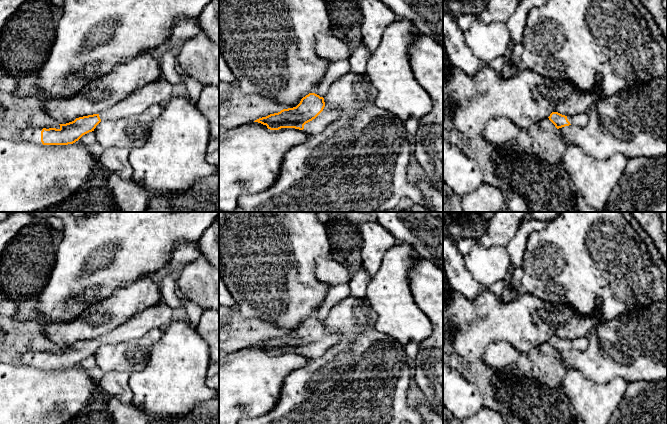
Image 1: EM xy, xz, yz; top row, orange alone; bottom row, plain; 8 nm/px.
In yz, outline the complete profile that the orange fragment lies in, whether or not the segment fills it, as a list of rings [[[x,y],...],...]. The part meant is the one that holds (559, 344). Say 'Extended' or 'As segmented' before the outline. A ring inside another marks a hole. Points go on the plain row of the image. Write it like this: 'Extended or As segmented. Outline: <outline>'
Extended. Outline: [[[552,336],[548,341],[557,353],[574,349],[576,351],[583,351],[588,346],[588,338],[586,336],[565,340],[558,336]]]

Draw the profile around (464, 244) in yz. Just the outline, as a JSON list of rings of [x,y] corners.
[[[465,237],[457,238],[457,246],[462,255],[468,254],[474,244],[475,239],[473,238],[465,238]]]

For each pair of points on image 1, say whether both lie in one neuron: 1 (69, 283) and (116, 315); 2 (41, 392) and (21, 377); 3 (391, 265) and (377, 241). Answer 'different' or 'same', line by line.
1: different
2: same
3: different

